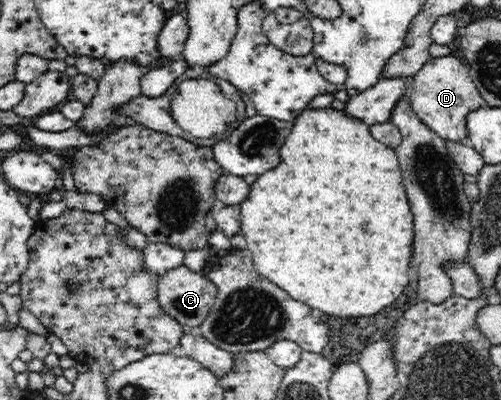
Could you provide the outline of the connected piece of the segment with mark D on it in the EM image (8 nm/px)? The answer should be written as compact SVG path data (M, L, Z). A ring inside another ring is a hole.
M453 55L429 58L423 68L413 77L413 89L407 98L419 119L439 138L445 141L463 143L468 141L467 114L485 100L470 77L468 65Z

